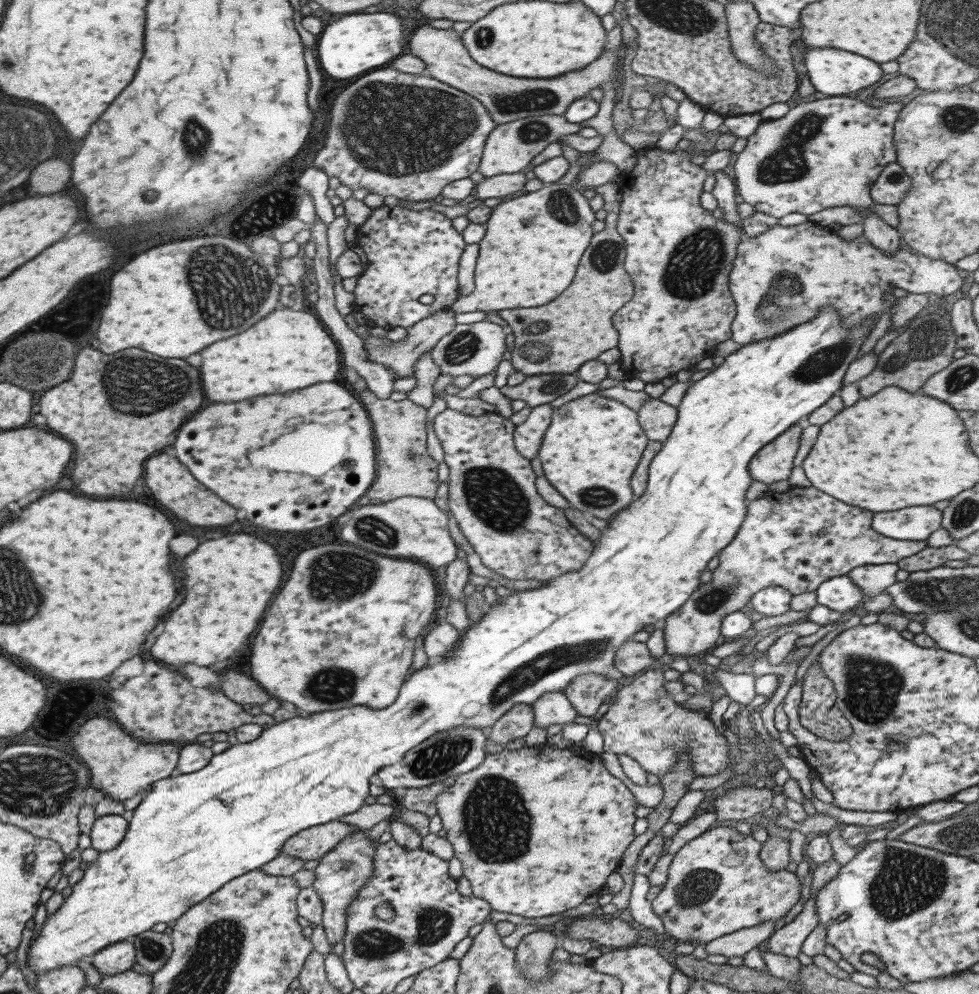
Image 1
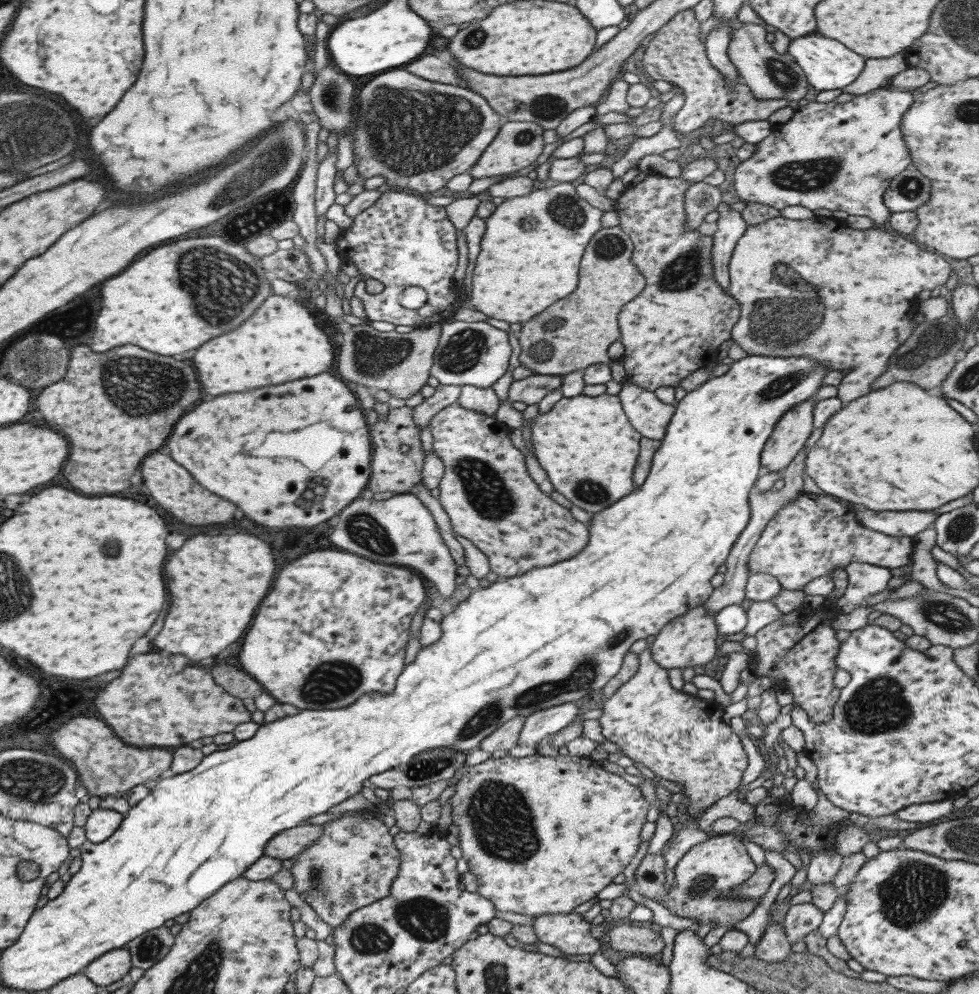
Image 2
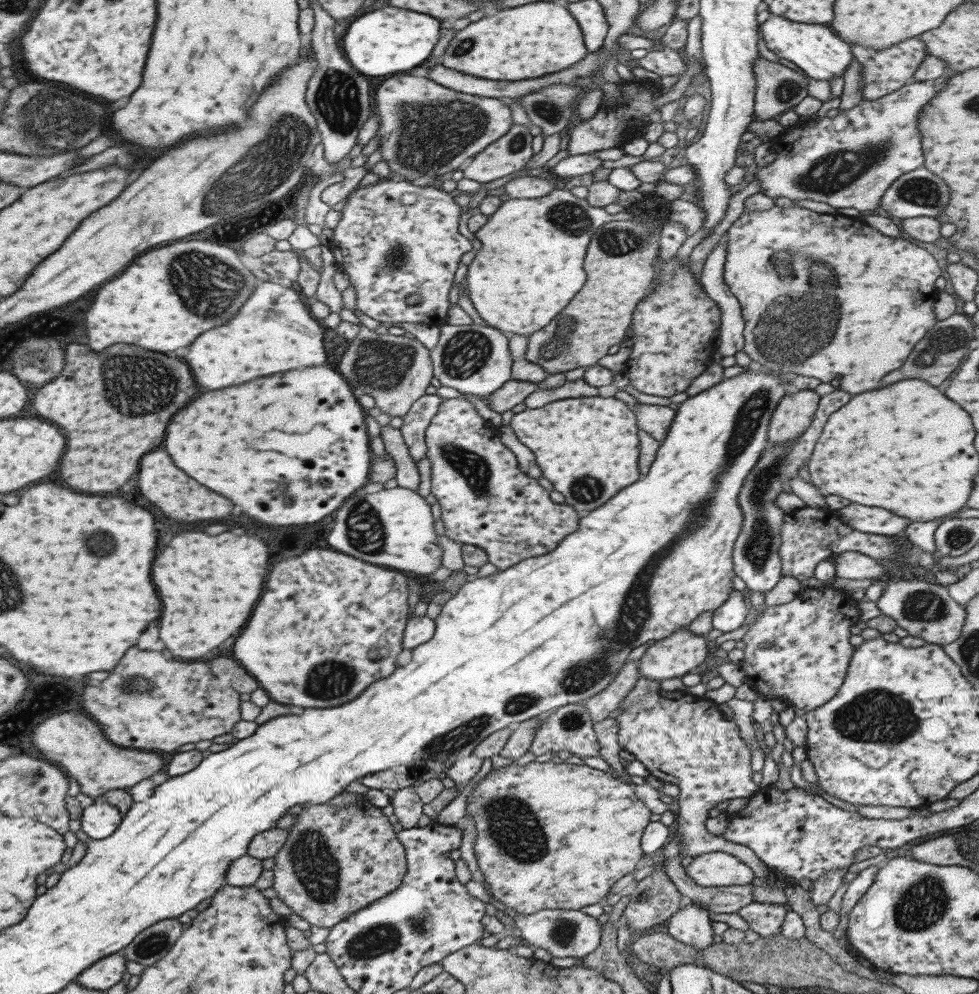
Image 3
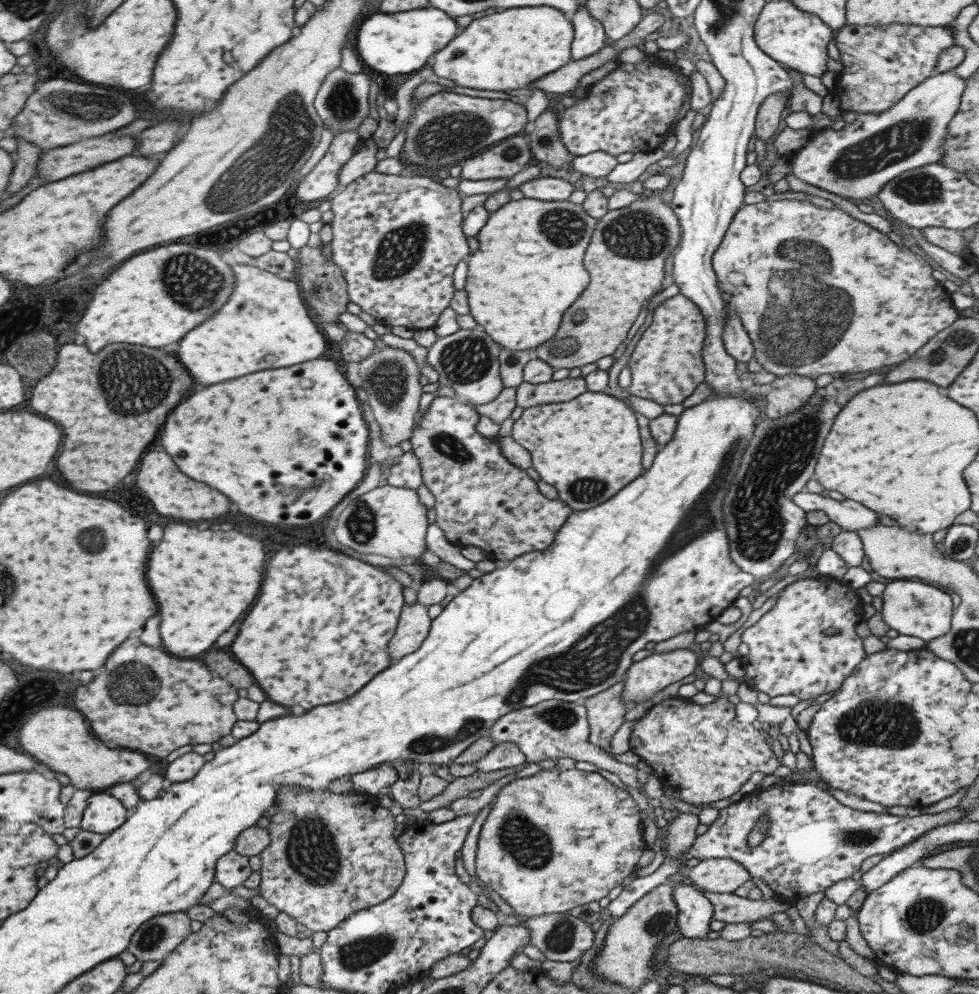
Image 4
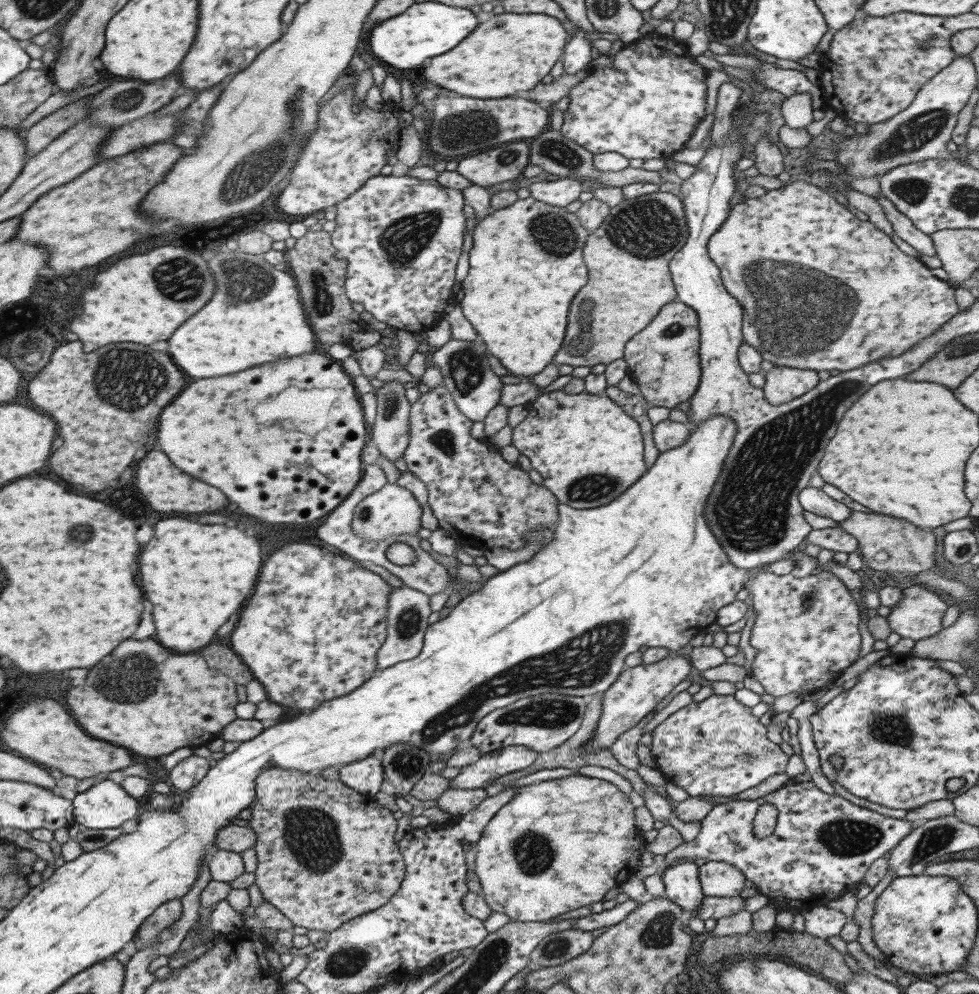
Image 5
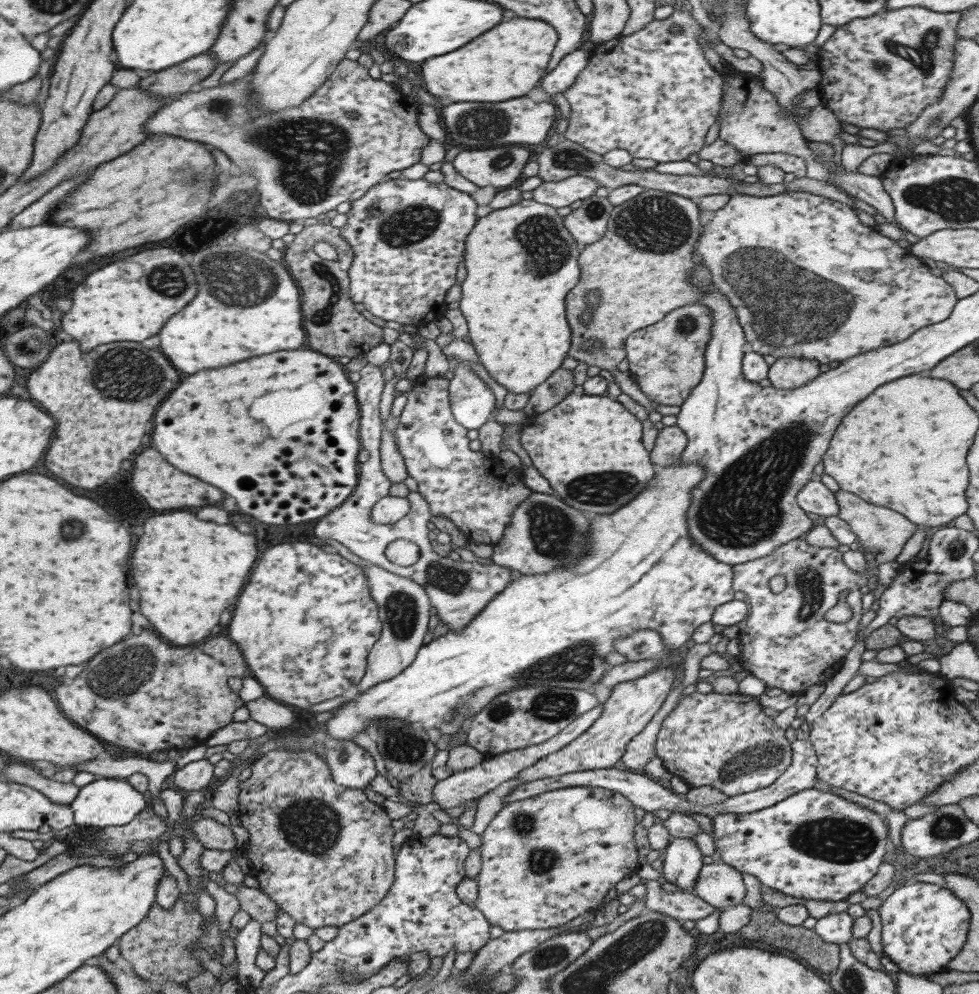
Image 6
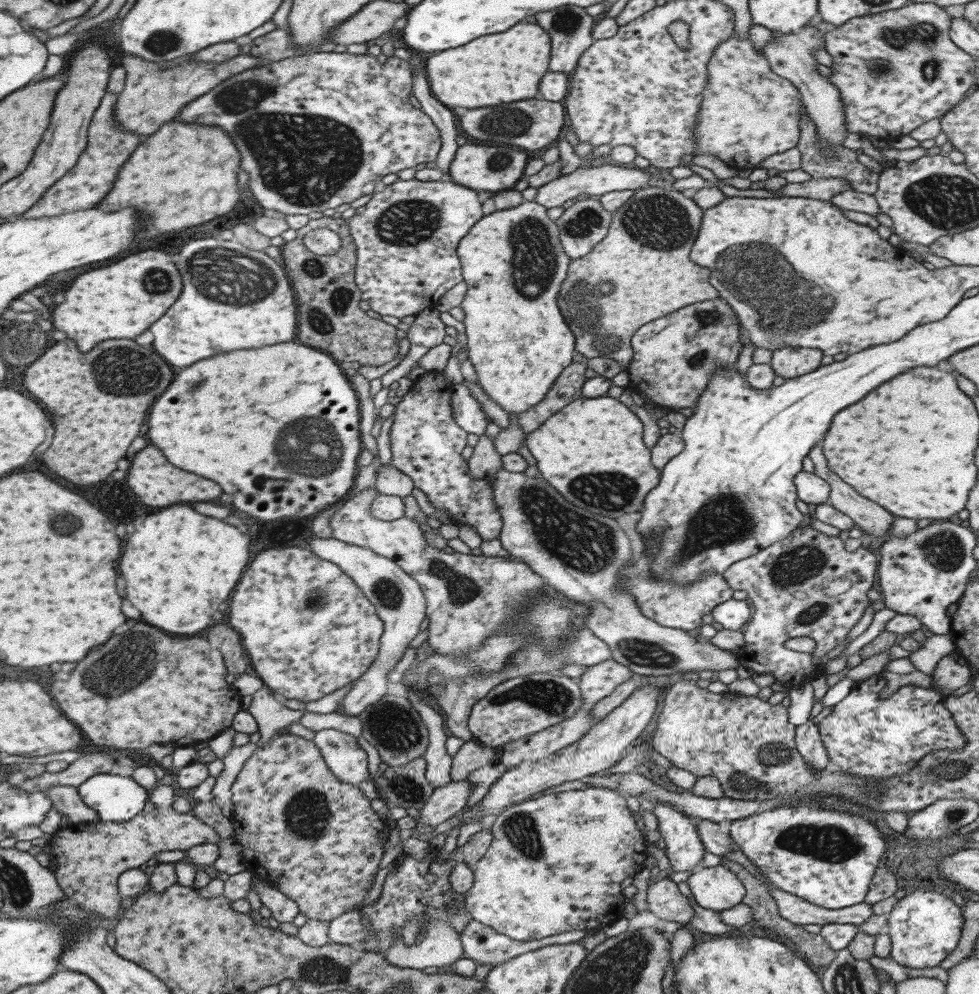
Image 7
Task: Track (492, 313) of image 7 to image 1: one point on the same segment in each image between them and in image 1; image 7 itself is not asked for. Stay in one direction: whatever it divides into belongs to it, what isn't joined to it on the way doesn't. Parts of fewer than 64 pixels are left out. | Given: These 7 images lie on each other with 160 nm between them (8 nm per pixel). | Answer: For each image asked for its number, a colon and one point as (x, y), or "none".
1: (531, 245)
2: (523, 265)
3: (527, 266)
4: (516, 293)
5: (524, 266)
6: (517, 327)

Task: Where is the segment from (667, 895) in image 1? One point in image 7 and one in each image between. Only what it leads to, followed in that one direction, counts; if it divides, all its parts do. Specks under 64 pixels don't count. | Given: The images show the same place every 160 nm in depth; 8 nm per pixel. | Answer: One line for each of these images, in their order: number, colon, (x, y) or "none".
2: (707, 872)
3: (715, 869)
4: (715, 875)
5: (716, 879)
6: (720, 886)
7: (715, 889)

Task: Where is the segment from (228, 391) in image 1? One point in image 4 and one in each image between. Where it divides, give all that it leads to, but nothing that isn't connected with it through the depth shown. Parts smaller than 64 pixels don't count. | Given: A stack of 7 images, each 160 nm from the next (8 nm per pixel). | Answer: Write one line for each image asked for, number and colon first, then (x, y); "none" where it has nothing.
2: (280, 342)
3: (274, 332)
4: (264, 324)

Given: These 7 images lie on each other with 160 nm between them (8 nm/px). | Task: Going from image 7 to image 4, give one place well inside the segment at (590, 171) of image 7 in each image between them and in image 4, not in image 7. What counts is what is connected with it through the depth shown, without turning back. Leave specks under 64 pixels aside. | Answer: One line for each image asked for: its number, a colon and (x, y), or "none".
4: (547, 189)
5: (559, 192)
6: (559, 193)

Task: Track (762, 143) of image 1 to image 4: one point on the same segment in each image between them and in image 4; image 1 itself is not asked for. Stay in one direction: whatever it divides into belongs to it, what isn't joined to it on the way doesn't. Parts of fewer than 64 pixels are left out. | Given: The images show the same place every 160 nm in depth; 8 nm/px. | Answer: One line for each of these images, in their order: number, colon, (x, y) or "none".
2: (828, 156)
3: (848, 158)
4: (856, 161)

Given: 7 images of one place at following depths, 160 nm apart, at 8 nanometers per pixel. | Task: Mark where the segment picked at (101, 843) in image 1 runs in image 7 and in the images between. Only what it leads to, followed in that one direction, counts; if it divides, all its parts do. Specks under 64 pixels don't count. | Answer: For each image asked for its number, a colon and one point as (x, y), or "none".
2: (101, 823)
3: (98, 820)
4: (103, 813)
5: (105, 805)
6: (114, 802)
7: (114, 798)

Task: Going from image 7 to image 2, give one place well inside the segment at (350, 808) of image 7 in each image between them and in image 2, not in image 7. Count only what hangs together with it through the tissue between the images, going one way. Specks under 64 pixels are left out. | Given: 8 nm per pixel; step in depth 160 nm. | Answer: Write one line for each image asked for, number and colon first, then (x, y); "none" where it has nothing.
2: (352, 864)
3: (336, 860)
4: (330, 855)
5: (325, 854)
6: (322, 853)

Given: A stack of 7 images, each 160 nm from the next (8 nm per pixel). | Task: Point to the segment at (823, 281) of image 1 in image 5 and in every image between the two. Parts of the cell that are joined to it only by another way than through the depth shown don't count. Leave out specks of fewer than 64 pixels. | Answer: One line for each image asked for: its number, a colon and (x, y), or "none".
2: (842, 297)
3: (826, 296)
4: (870, 303)
5: (878, 301)

